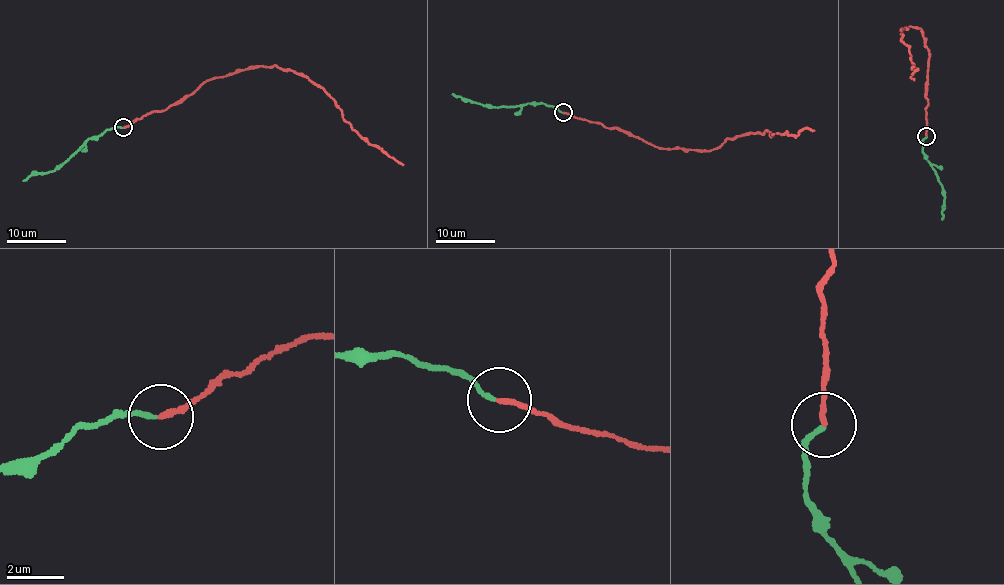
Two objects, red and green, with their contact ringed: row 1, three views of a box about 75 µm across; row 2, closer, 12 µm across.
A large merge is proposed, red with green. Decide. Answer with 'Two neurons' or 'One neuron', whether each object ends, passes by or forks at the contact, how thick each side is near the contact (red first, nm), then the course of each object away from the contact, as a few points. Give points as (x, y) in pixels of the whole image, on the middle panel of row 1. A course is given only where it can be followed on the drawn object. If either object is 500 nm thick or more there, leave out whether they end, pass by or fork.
One neuron. At the ring red ends. At the ring green ends. Thickness 180 nm (red) against 140 nm. Course of red: (563, 112), (622, 130), (660, 149), (703, 151), (750, 132), (797, 136), (807, 127), (814, 130). Course of green: (561, 113), (555, 107), (539, 103), (509, 107), (483, 105), (465, 101), (451, 94)

